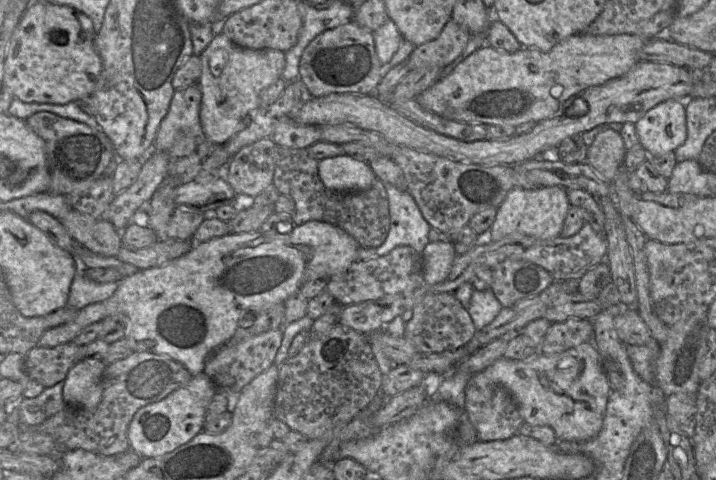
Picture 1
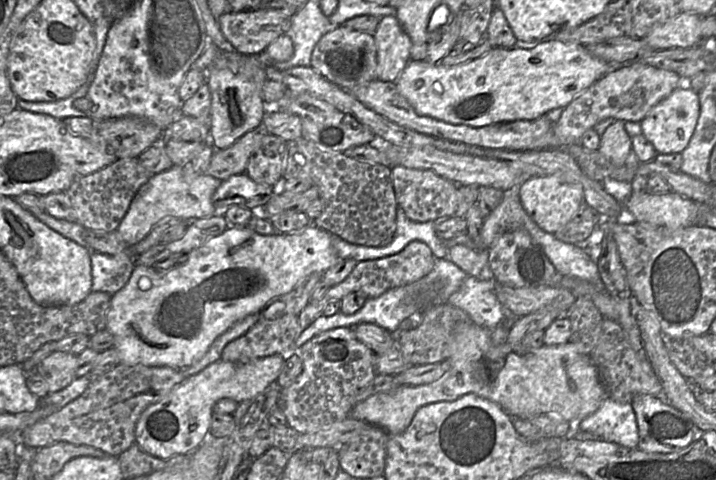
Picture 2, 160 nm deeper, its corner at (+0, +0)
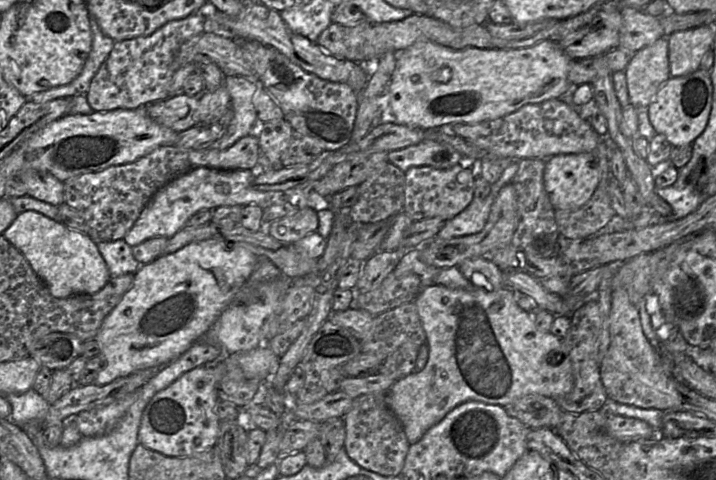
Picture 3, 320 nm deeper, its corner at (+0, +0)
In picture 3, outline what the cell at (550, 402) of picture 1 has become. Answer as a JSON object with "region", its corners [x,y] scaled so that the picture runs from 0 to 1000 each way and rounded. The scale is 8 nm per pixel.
{"region":[[[603,592],[591,598],[578,631],[595,696],[599,746],[589,773],[560,788],[539,817],[541,844],[560,879],[573,927],[648,838],[668,835],[705,848],[735,823],[753,821],[777,831],[799,813],[802,792],[795,750],[788,744],[778,758],[768,756],[770,740],[784,733],[785,706],[768,690],[754,690],[747,660],[725,638],[715,606],[630,602]]]}

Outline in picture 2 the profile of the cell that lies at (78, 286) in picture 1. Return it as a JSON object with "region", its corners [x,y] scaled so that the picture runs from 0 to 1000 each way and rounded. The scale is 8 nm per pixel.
{"region":[[[180,523],[162,531],[127,525],[128,606],[145,606],[155,615],[170,602],[189,558],[189,535]]]}

